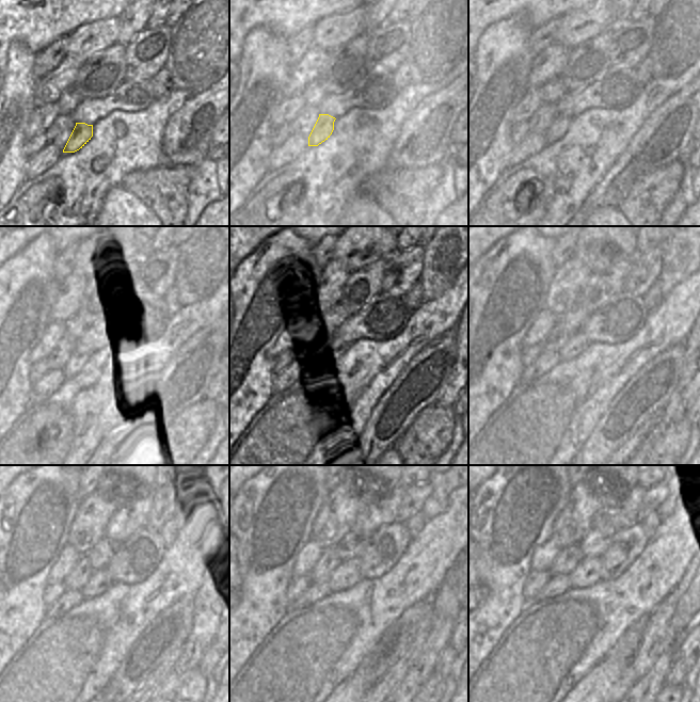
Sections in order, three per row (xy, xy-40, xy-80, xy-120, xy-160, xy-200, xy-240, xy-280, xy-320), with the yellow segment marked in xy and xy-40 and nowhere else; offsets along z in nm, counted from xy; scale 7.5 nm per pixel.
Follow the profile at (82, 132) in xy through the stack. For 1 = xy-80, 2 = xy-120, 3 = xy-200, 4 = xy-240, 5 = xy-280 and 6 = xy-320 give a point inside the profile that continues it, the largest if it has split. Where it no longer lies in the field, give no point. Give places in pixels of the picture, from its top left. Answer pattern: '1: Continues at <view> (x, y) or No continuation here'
1: Continues at xy-80 (560, 124)
2: Continues at xy-120 (82, 354)
3: Continues at xy-200 (576, 342)
4: Continues at xy-240 (100, 580)
5: Continues at xy-280 (347, 574)
6: Continues at xy-320 (587, 573).

